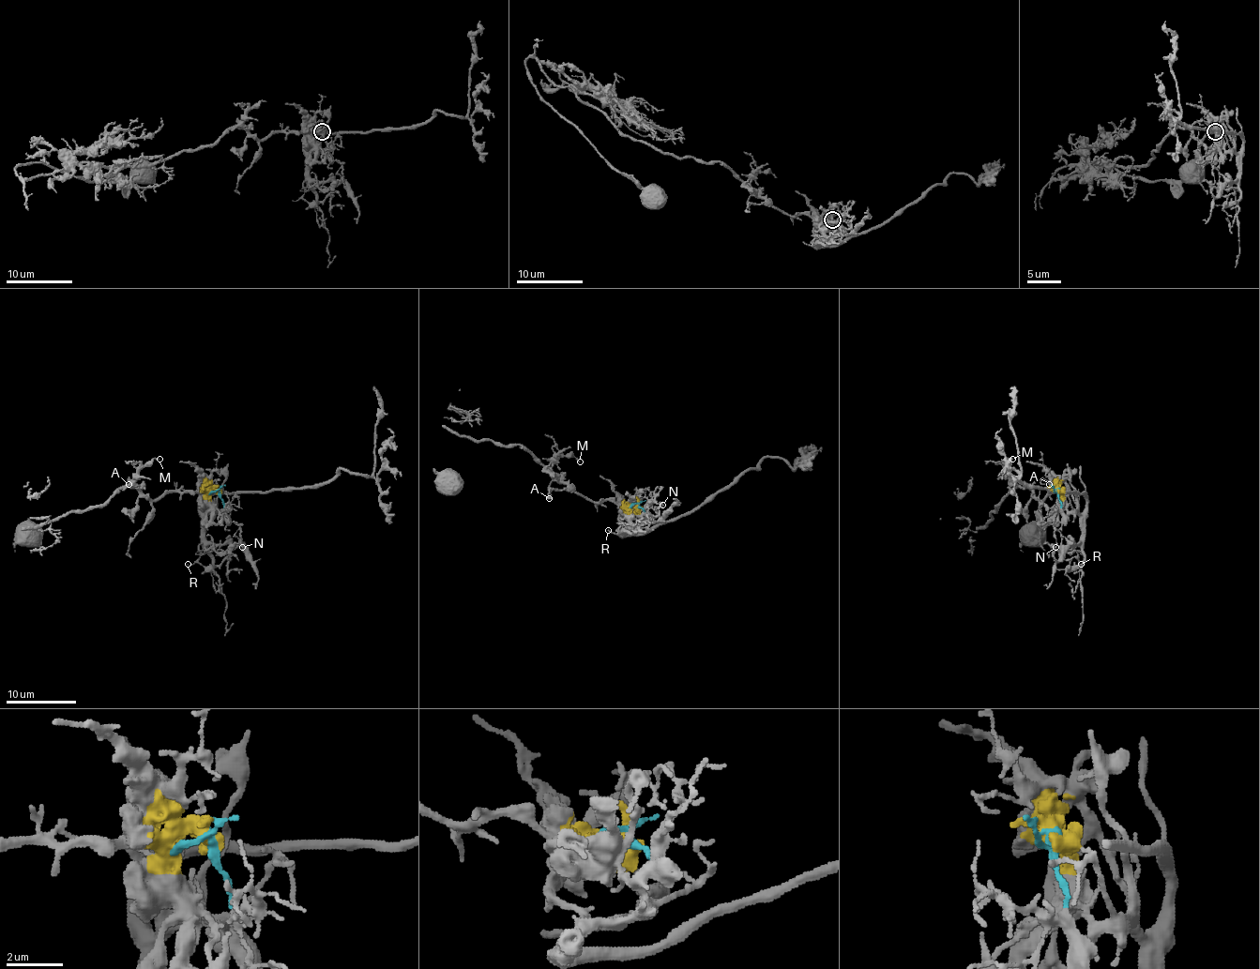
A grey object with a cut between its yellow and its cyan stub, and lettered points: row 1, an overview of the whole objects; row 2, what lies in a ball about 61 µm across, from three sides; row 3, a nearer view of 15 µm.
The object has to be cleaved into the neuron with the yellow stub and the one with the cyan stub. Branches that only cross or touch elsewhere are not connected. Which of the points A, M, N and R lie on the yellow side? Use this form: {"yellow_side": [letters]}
{"yellow_side": ["A", "M"]}

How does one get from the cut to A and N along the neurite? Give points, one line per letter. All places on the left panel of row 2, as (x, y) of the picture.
A: (218, 492), (170, 492), (152, 500), (135, 488), (129, 479), (128, 484)
N: (218, 492), (223, 512), (207, 516), (205, 538), (216, 544), (237, 544), (235, 534), (238, 530), (242, 548)

